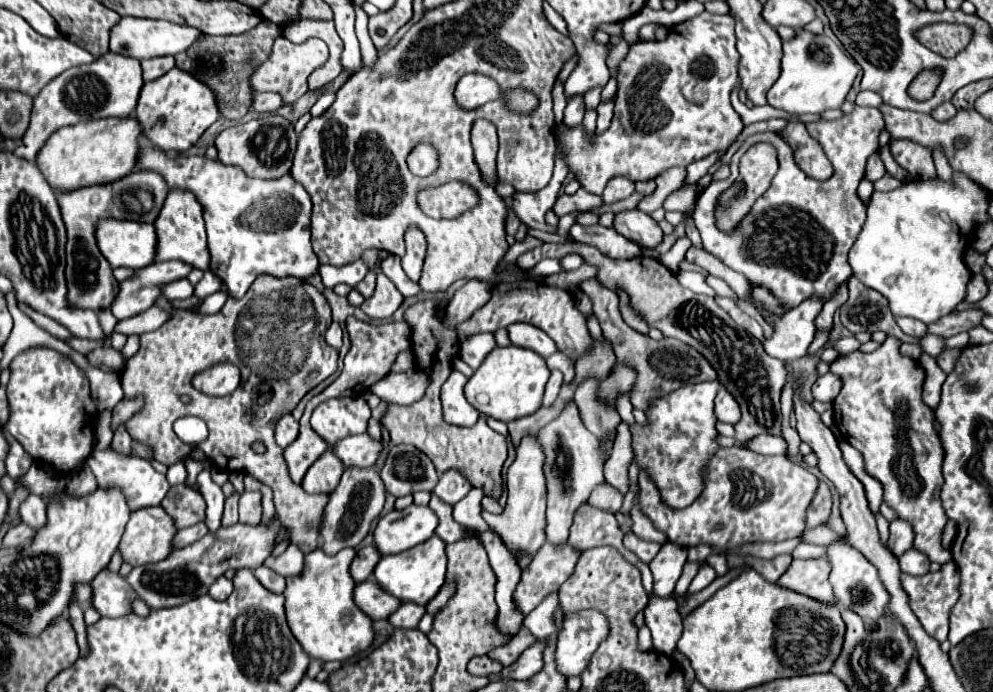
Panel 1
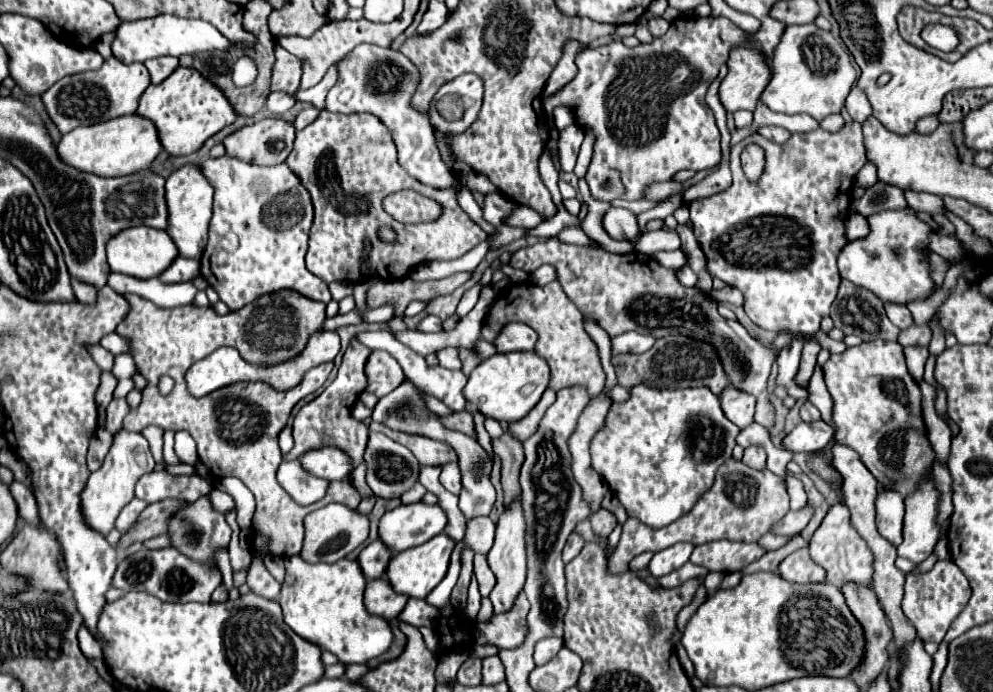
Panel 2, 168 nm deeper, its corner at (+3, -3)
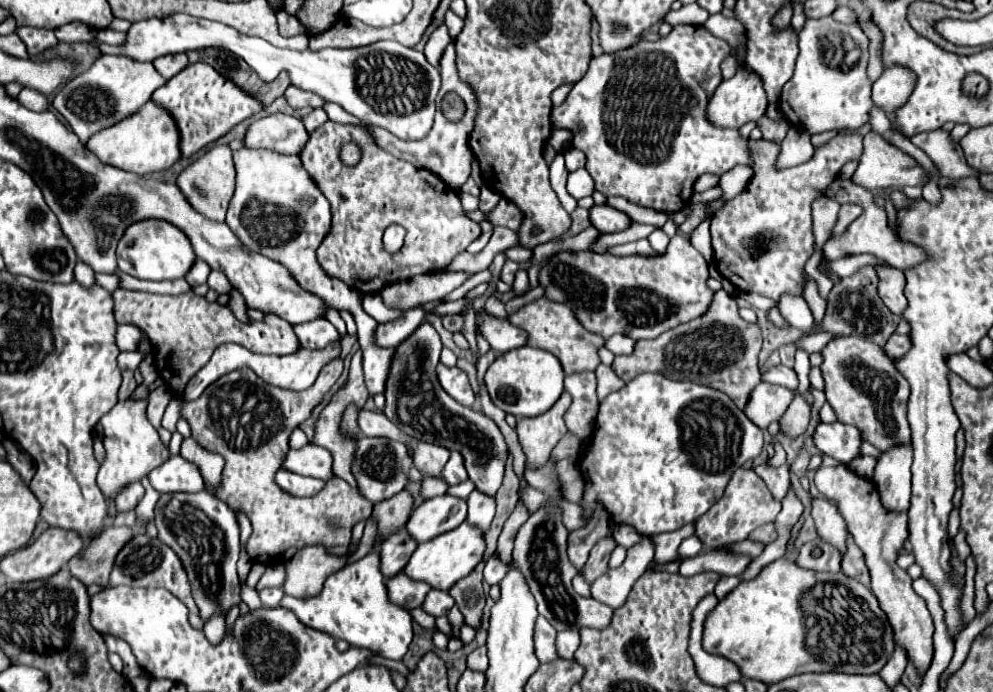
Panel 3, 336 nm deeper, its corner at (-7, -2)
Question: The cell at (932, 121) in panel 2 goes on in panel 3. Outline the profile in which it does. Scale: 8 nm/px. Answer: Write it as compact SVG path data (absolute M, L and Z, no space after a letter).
M935 129L929 133L919 133L911 137L911 141L929 155L929 159L935 163L941 175L955 179L977 175L977 171L967 165L961 145L953 141L947 131Z

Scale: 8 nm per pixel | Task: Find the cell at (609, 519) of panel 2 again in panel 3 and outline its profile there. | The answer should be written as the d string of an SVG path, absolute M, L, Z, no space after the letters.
M605 537L601 539L593 549L591 549L591 555L585 563L585 567L579 571L583 575L583 579L591 585L597 577L601 577L603 573L607 573L609 569L609 557L611 557L611 551L615 549L615 541L611 537Z

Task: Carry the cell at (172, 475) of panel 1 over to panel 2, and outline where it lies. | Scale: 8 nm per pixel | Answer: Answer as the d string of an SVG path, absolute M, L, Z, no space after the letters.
M217 488L209 493L214 509L226 515L230 510L235 509L235 502L229 494L221 492Z

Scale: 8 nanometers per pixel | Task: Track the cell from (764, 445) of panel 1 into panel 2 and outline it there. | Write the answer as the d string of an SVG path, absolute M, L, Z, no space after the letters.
M801 422L791 434L787 434L781 444L791 452L817 452L823 450L833 436L833 430L823 422Z

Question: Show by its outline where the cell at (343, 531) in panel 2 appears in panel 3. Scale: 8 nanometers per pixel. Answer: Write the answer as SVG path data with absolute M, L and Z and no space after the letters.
M323 545L299 549L287 563L283 591L291 597L311 597L323 589L325 579L345 565L345 557L327 555Z

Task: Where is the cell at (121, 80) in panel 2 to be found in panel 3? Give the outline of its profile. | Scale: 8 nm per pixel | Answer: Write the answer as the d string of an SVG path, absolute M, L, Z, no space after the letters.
M101 55L93 67L69 81L53 99L53 107L65 117L79 141L87 143L93 133L107 129L141 109L155 89L165 85L165 77L153 63L139 63L123 55Z

